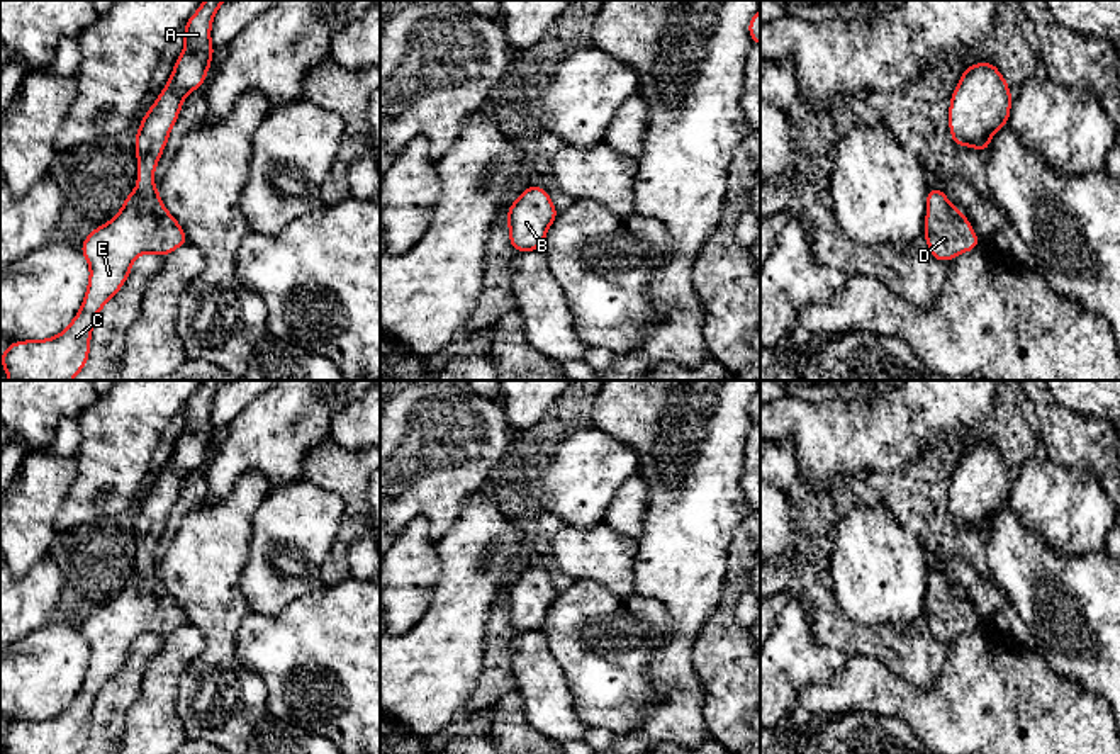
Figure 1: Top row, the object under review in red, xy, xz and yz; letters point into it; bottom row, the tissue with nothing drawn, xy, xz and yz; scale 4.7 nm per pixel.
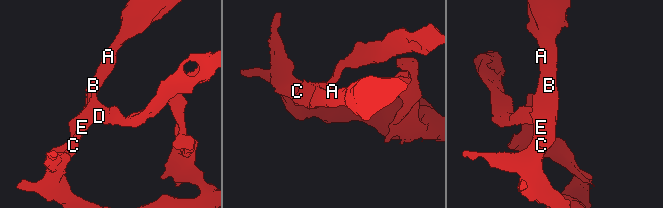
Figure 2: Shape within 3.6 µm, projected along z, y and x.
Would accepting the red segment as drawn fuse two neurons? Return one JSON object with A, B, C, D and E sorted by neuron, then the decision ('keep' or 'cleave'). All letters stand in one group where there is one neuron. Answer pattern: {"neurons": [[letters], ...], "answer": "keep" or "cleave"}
{"neurons": [["A", "B", "C", "D", "E"]], "answer": "keep"}

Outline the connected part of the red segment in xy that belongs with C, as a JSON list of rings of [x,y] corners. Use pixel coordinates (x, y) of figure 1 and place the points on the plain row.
[[[205,380],[185,404],[183,431],[134,518],[137,567],[124,579],[117,596],[109,605],[98,605],[80,627],[90,645],[81,689],[54,718],[12,722],[0,737],[7,754],[81,752],[88,742],[97,695],[120,671],[134,640],[143,633],[156,633],[163,639],[188,623],[178,601],[163,586],[153,557],[183,479],[205,462],[216,430],[210,425],[210,406],[217,389],[226,382]]]

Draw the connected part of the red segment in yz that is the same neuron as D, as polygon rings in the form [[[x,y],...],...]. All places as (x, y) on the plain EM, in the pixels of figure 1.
[[[937,567],[928,569],[923,615],[932,637],[938,642],[950,642],[981,627],[969,599]]]

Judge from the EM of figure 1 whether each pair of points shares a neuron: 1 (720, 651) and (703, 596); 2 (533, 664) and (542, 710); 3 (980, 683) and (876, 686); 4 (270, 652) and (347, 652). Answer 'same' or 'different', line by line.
1: different
2: same
3: same
4: same

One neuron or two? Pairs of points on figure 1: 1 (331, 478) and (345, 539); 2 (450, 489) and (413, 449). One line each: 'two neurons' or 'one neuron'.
1: one neuron
2: one neuron

